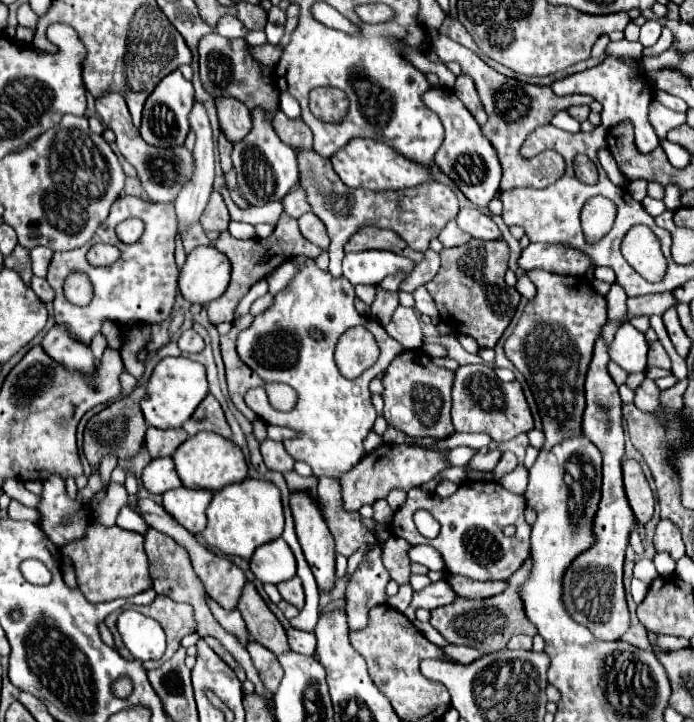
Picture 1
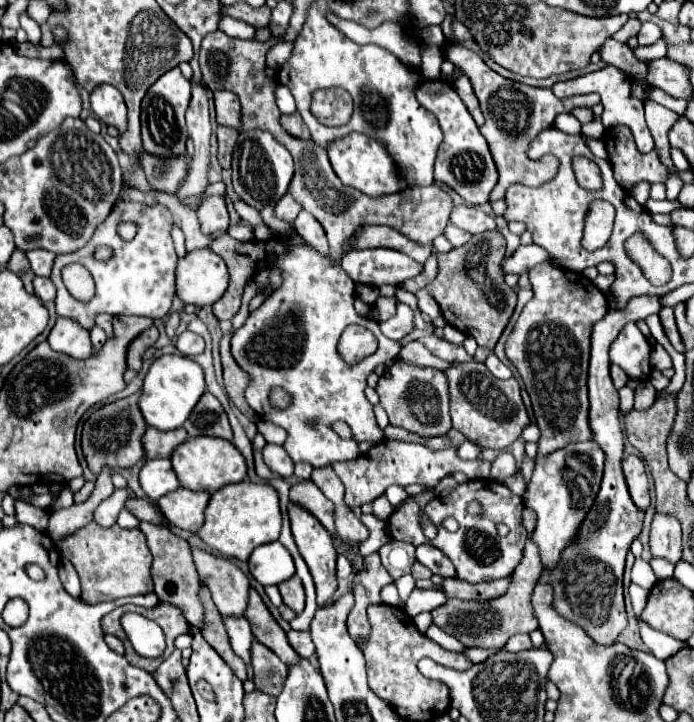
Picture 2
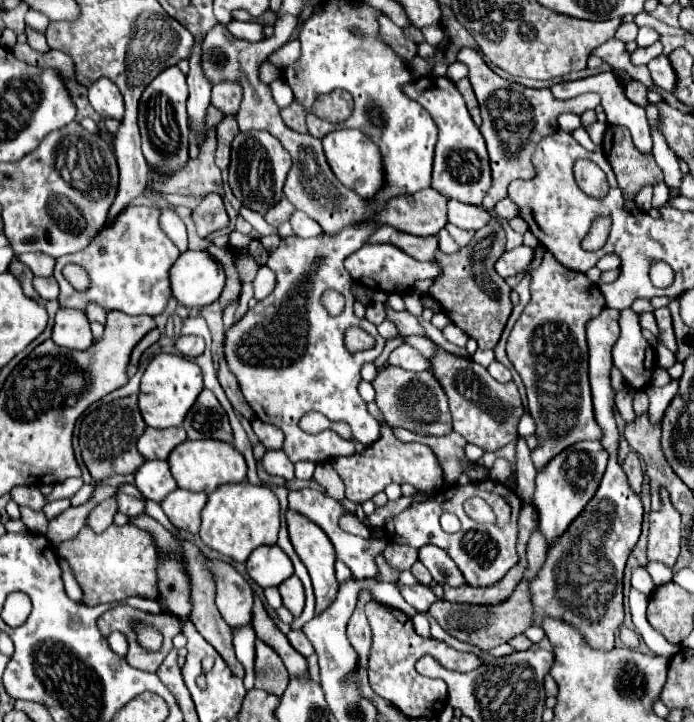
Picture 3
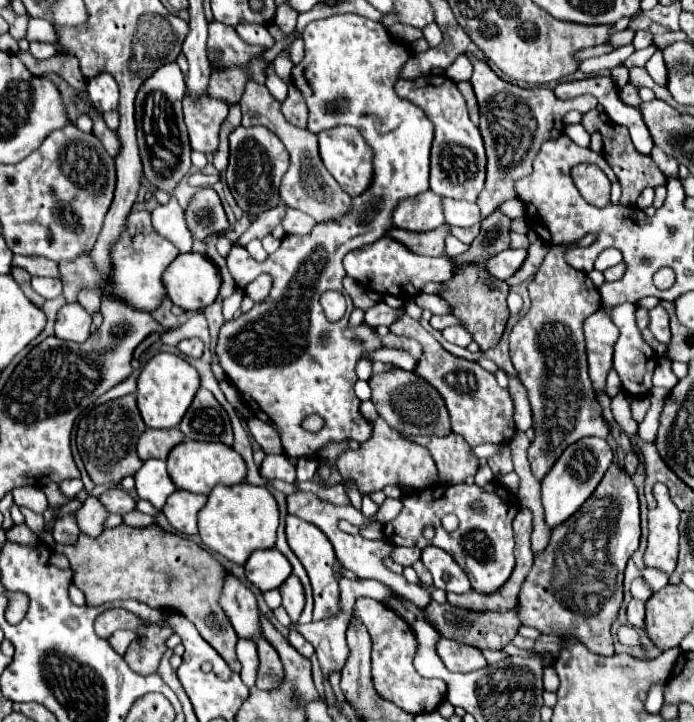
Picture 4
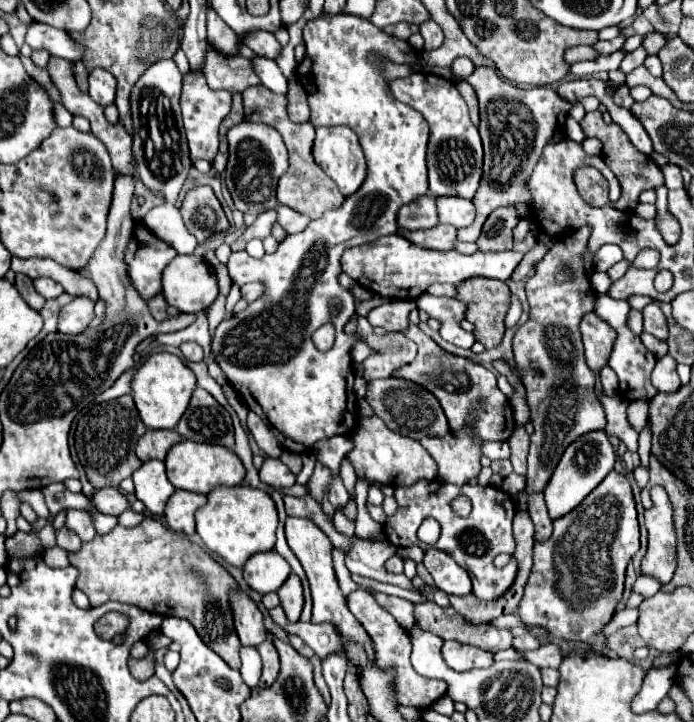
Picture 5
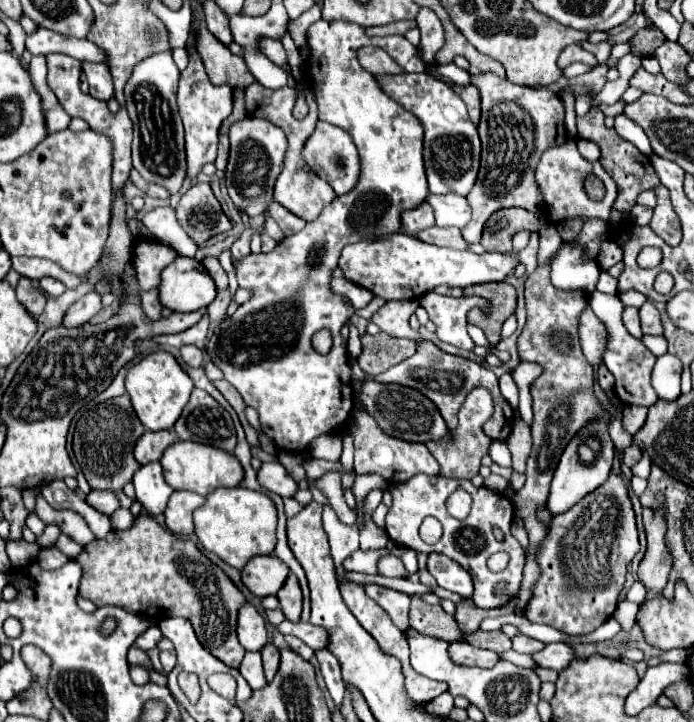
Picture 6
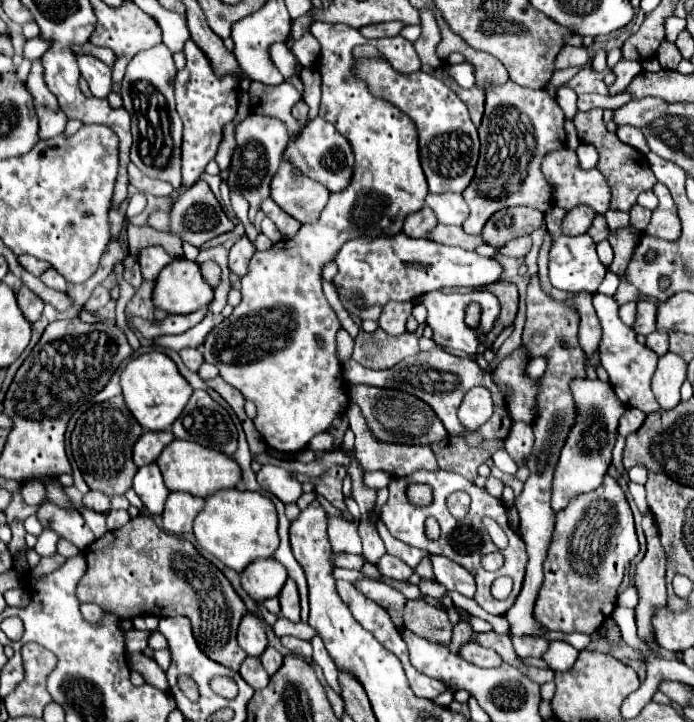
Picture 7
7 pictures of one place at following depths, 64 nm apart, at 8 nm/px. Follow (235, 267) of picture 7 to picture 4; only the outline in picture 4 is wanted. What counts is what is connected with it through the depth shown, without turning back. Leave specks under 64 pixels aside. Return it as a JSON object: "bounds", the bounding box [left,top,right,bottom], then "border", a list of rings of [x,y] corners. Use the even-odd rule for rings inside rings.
{"bounds":[236,204,286,246],"border":[[[280,204],[280,206],[272,208],[270,212],[260,214],[260,216],[250,224],[250,228],[236,240],[236,246],[246,246],[246,244],[248,244],[252,238],[256,238],[256,236],[268,236],[268,234],[272,232],[272,228],[280,224],[280,216],[284,216],[284,208],[286,208],[286,206]]]}

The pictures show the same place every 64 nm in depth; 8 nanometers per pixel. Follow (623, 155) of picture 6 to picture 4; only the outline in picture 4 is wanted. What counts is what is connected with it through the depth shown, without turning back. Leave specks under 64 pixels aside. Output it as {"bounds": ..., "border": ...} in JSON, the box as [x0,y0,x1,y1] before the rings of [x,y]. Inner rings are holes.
{"bounds":[582,110,666,206],"border":[[[598,110],[586,112],[584,118],[582,118],[582,126],[586,128],[588,134],[600,132],[604,136],[604,158],[610,164],[610,168],[614,170],[614,174],[618,176],[618,182],[622,186],[622,198],[620,198],[620,204],[622,206],[636,206],[636,200],[638,200],[638,196],[640,196],[640,192],[644,188],[648,188],[648,186],[656,188],[662,182],[666,182],[666,178],[660,172],[660,168],[656,168],[656,164],[652,164],[650,156],[644,156],[644,154],[640,154],[634,148],[634,144],[632,144],[630,136],[628,136],[628,130],[626,128],[622,128],[618,124],[614,124],[614,126],[612,124],[604,124],[600,120],[600,116],[598,116]]]}

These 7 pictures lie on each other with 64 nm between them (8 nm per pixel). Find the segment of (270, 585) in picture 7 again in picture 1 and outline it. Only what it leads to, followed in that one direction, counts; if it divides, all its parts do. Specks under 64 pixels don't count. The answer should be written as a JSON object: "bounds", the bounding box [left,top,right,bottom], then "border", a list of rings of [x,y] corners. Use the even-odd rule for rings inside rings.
{"bounds":[250,538,296,584],"border":[[[282,538],[258,546],[250,558],[250,570],[262,584],[280,584],[296,576],[296,560]]]}

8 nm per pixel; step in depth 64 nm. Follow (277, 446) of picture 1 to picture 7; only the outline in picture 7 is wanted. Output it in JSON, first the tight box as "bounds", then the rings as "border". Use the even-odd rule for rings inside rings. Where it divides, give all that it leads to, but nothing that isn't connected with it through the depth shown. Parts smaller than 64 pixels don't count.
{"bounds":[258,466,302,504],"border":[[[262,466],[258,472],[258,484],[284,504],[296,504],[296,500],[302,496],[302,484],[298,478],[280,466]]]}

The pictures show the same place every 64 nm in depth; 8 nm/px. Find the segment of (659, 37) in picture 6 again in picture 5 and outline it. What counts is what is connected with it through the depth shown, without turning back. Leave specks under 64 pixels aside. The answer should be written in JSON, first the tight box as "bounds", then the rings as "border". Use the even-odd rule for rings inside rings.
{"bounds":[642,32,666,54],"border":[[[650,32],[644,36],[644,42],[642,42],[642,48],[646,48],[648,54],[658,54],[658,50],[666,44],[666,38],[664,34],[660,32]]]}

